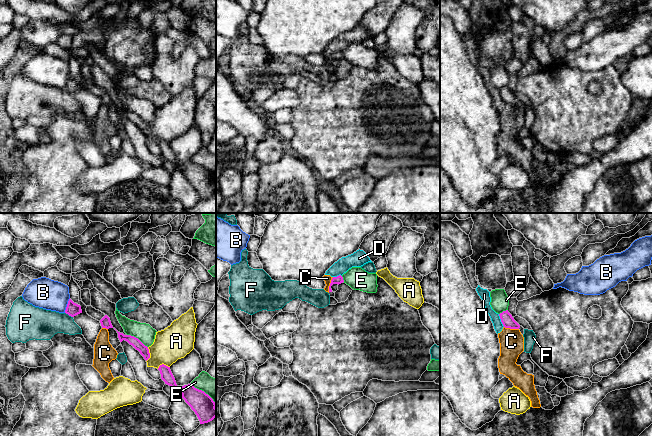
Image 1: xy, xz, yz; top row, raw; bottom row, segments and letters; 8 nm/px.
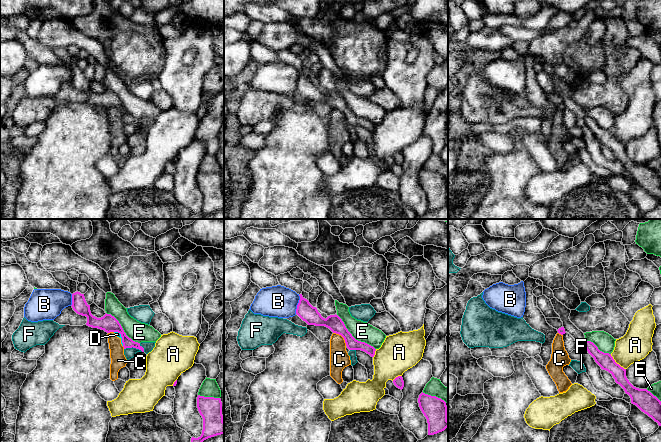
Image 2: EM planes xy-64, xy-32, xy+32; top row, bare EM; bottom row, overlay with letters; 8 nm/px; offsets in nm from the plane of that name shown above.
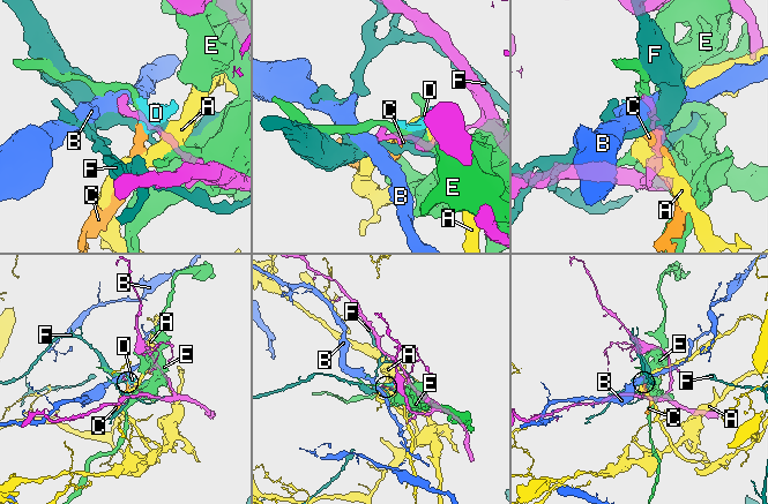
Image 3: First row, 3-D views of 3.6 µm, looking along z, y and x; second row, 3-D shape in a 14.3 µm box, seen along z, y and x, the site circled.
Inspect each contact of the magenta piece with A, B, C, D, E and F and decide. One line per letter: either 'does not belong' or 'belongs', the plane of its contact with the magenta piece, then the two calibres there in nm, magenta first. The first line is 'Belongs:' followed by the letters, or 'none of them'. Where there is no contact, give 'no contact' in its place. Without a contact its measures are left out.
Belongs: none of them
A: does not belong | xy | 80/280 nm
B: does not belong | xy | 110/240 nm
C: does not belong | xz | 70/60 nm
D: does not belong | yz | 100/90 nm
E: does not belong | xy | 80/150 nm
F: does not belong | xy | 110/260 nm

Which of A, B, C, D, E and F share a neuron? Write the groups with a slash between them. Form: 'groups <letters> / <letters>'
groups A / B / C D / E / F

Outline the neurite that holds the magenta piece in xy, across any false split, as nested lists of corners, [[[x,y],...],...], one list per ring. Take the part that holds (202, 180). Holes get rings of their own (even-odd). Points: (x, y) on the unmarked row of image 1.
[[[164,140],[160,141],[158,146],[165,160],[171,162],[174,166],[181,167],[182,174],[195,188],[200,200],[208,199],[216,193],[216,179],[208,170],[191,160],[178,162],[170,143]]]

